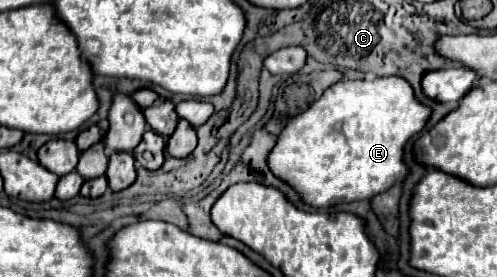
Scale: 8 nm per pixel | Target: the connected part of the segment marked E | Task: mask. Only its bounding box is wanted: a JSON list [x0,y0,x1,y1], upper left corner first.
[266,77,430,207]

